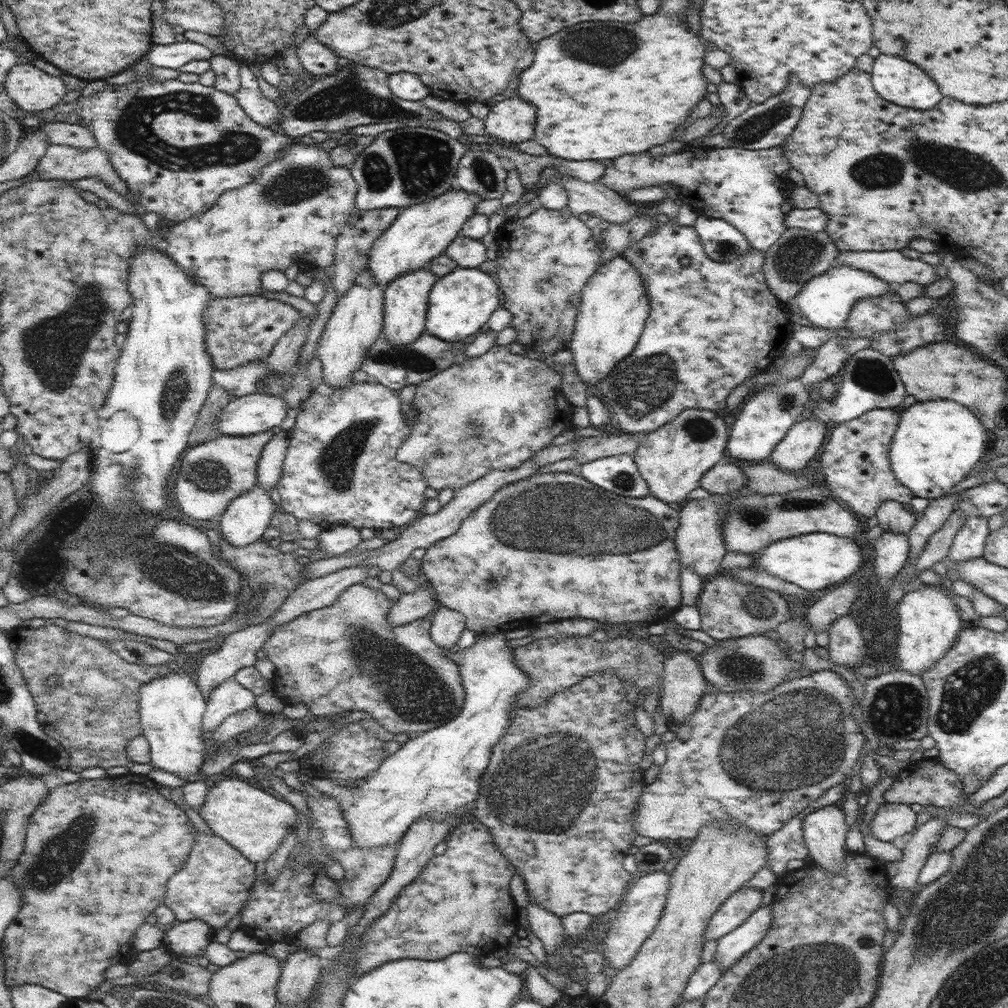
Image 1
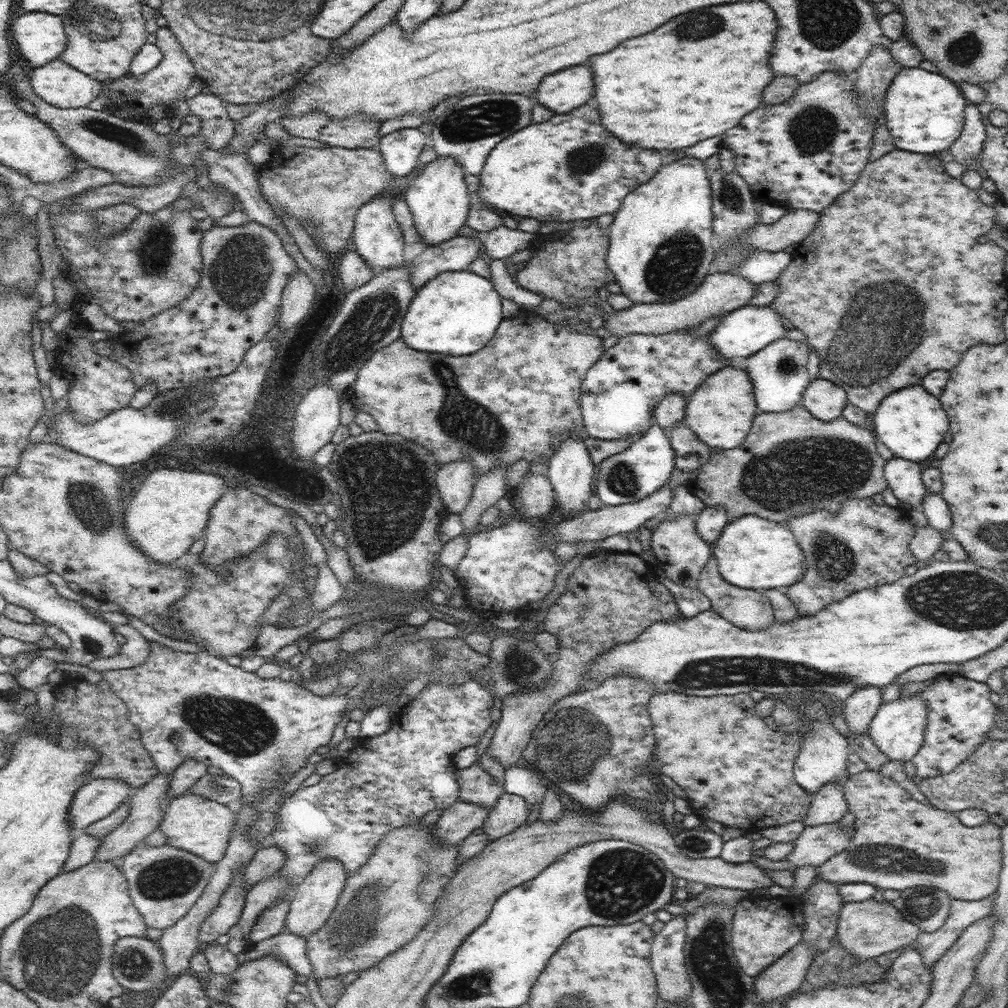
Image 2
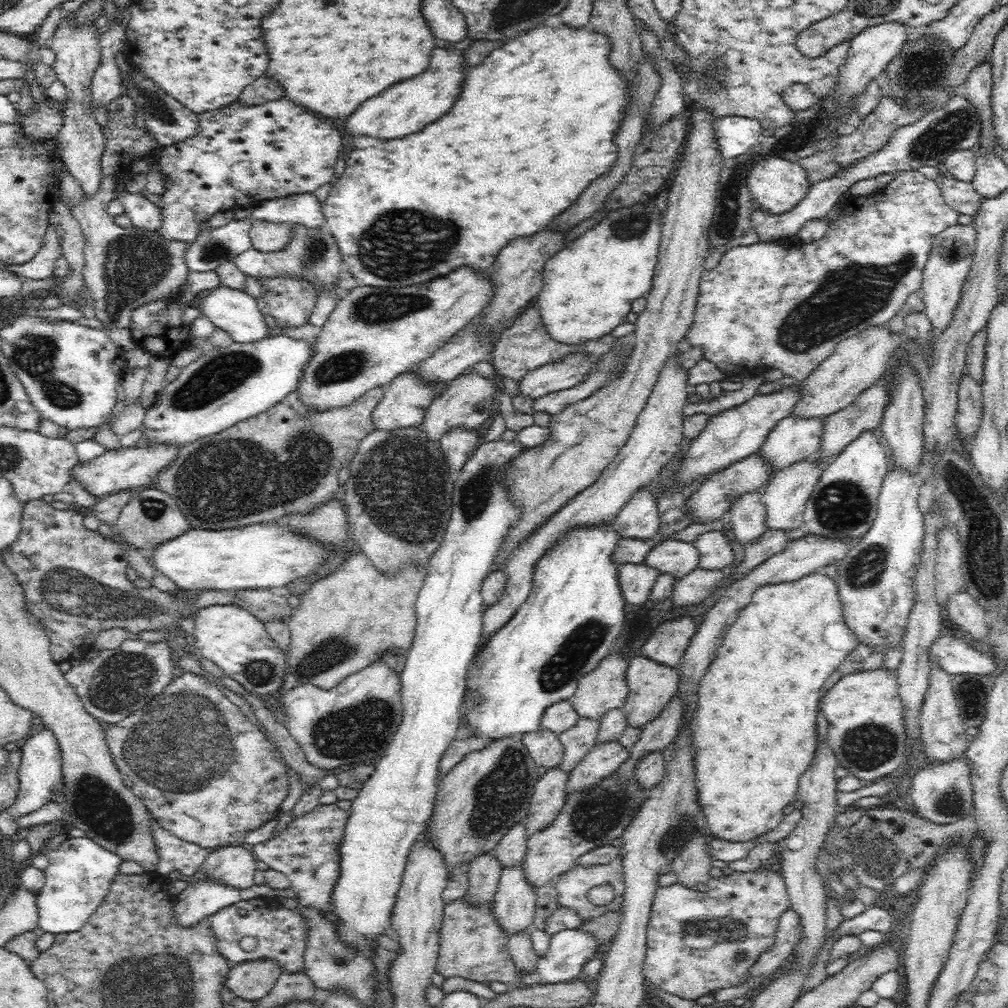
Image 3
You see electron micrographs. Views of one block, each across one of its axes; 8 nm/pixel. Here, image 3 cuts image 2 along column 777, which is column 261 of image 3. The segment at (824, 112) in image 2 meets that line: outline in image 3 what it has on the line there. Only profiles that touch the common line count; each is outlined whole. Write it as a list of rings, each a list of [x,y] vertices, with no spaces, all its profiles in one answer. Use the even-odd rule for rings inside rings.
[[[286,98],[250,107],[234,102],[218,111],[200,113],[198,119],[200,131],[195,138],[164,147],[158,154],[157,163],[164,186],[160,205],[157,206],[162,217],[158,235],[168,241],[190,244],[200,235],[200,231],[208,228],[208,222],[219,210],[253,209],[265,200],[314,193],[335,176],[338,154],[343,147],[340,132],[320,120],[324,118],[316,117]]]

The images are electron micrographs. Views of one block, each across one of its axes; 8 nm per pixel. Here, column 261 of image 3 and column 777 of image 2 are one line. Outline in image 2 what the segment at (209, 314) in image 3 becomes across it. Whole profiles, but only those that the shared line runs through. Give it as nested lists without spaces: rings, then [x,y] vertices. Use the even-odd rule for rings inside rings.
[[[748,303],[728,312],[720,318],[719,324],[711,332],[711,344],[716,352],[730,360],[734,356],[750,357],[771,342],[784,338],[787,329],[782,323],[782,315],[770,305],[756,306]]]

